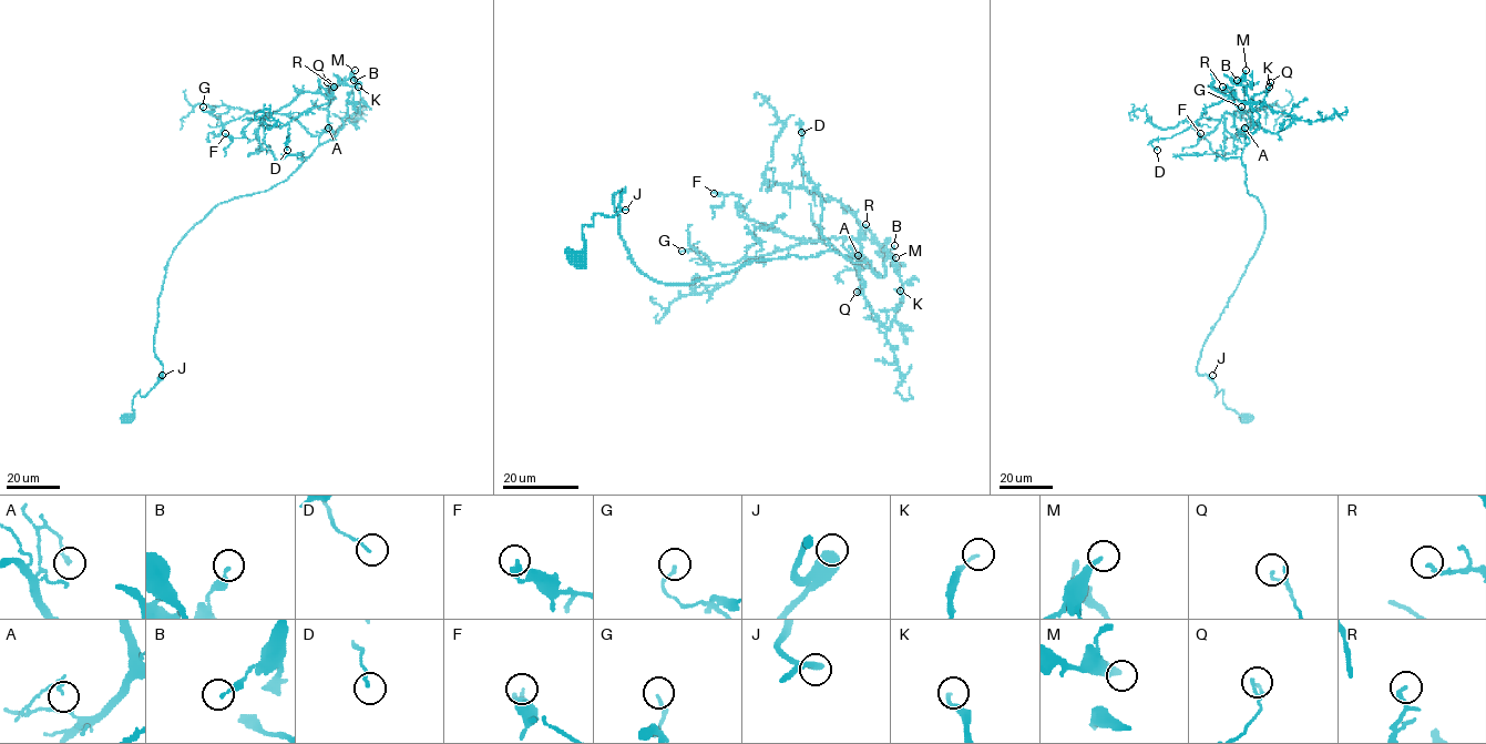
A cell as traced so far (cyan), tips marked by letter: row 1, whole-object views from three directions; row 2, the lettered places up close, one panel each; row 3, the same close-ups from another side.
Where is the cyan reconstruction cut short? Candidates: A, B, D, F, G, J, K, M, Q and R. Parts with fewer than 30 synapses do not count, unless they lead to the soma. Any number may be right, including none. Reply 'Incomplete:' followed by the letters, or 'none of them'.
Incomplete: none of them

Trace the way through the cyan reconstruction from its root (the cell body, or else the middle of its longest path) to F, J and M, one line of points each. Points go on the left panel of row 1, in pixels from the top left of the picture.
F: (127, 419), (162, 372), (154, 336), (177, 244), (217, 204), (284, 182), (319, 144), (277, 113), (225, 133)
J: (127, 419), (133, 415), (133, 396), (139, 390), (144, 396), (162, 375)
M: (127, 419), (133, 396), (162, 372), (154, 336), (174, 247), (217, 204), (284, 182), (336, 135), (355, 70)

